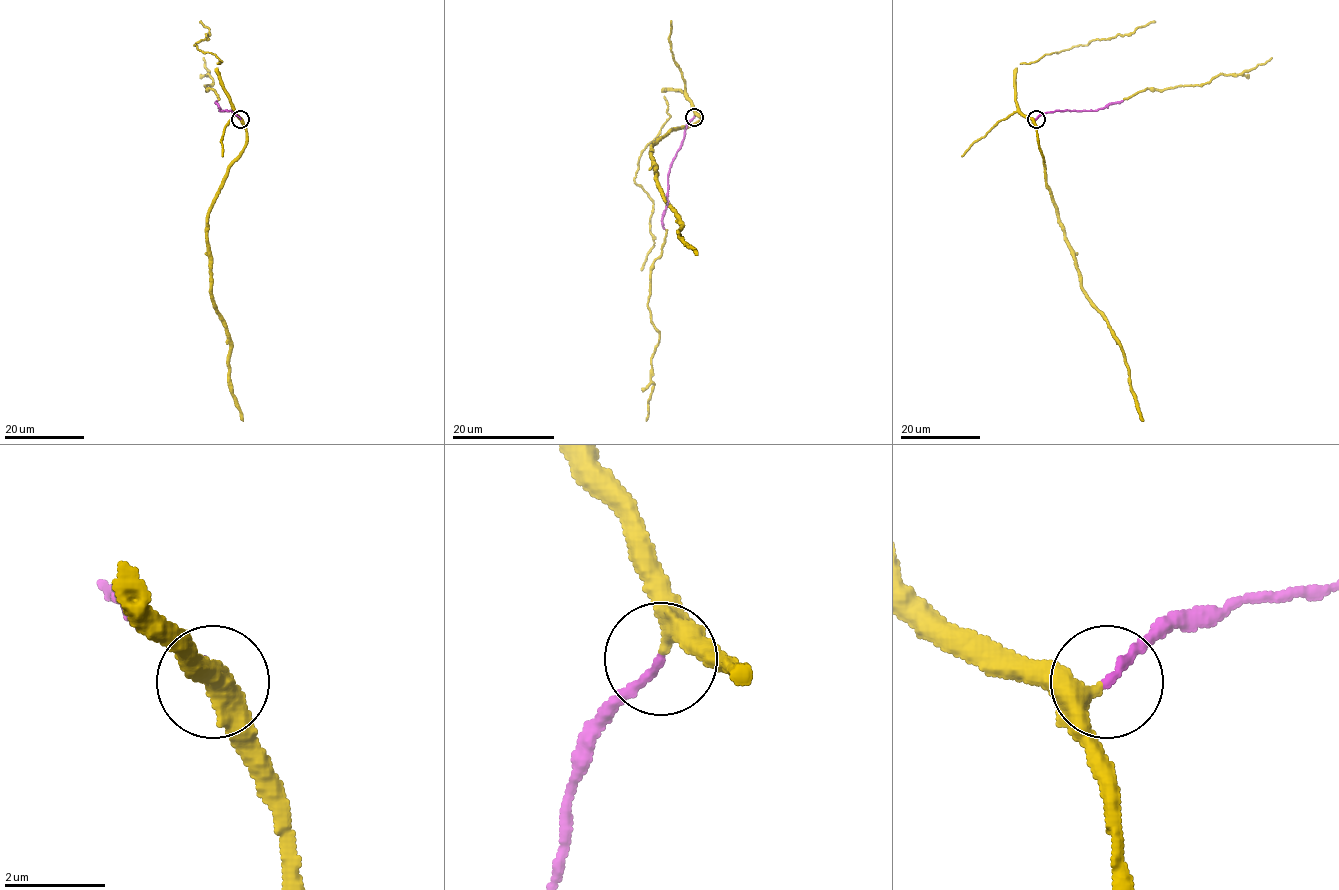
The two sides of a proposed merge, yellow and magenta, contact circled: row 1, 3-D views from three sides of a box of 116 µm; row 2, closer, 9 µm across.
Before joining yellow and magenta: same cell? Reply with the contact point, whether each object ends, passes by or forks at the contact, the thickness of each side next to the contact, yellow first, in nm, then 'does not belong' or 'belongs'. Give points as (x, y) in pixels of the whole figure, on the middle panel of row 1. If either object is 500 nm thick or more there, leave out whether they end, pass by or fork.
(694, 117) | yellow passes by | magenta ends | 320/180 nm | belongs

